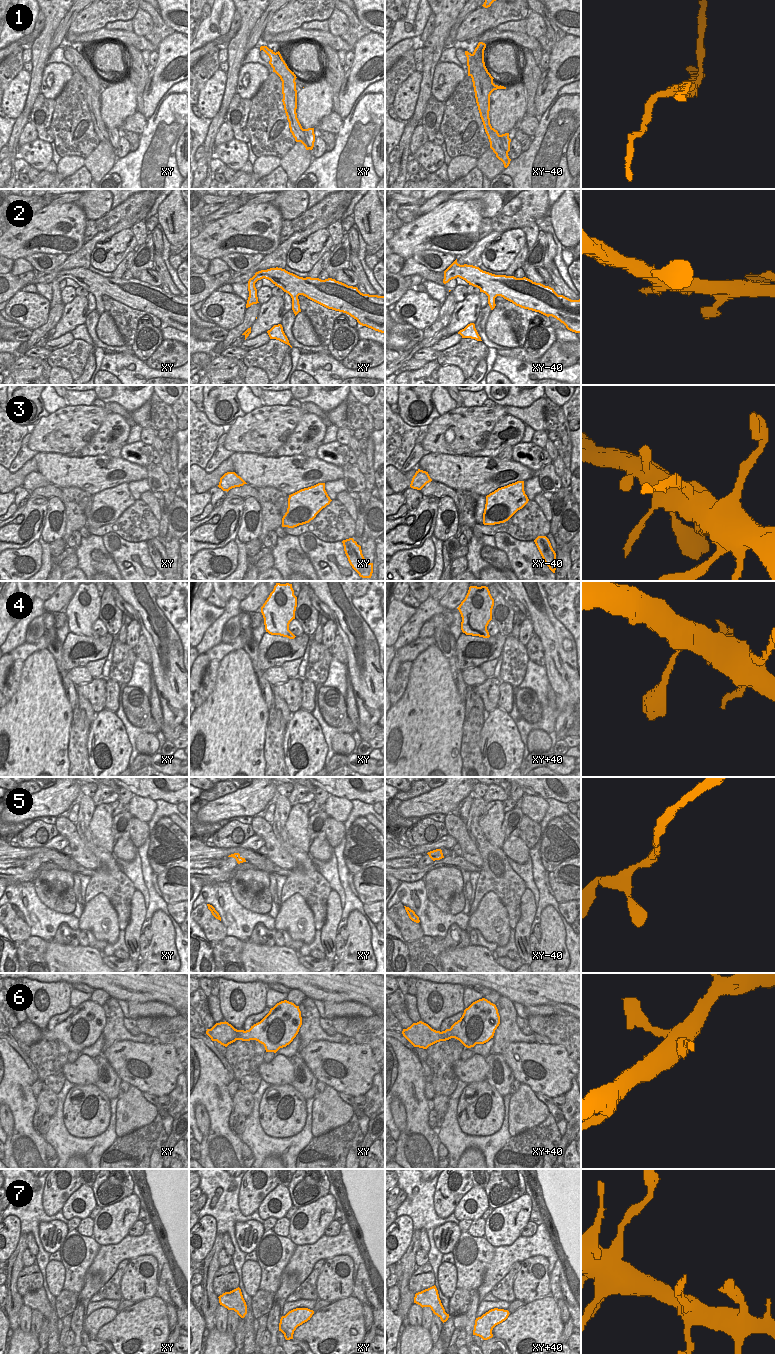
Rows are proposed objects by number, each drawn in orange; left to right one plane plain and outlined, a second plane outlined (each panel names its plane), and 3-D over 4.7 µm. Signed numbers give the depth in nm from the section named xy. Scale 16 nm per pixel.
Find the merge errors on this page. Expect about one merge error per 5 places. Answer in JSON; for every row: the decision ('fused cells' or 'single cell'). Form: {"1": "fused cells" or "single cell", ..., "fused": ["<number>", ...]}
{"1": "fused cells", "2": "single cell", "3": "single cell", "4": "single cell", "5": "single cell", "6": "single cell", "7": "single cell", "fused": ["1"]}

